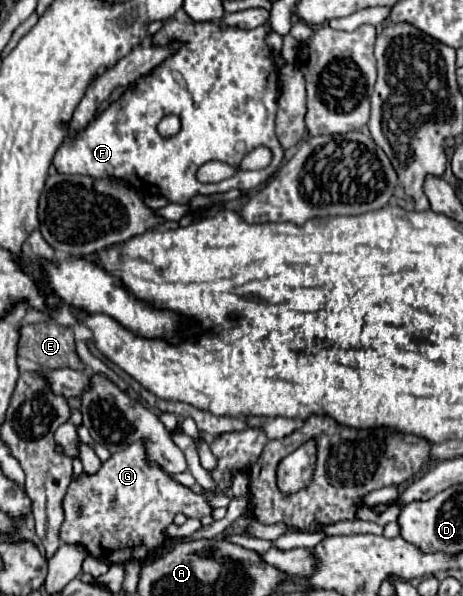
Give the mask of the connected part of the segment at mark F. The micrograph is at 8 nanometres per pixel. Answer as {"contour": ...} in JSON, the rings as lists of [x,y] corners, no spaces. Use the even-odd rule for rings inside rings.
{"contour":[[[170,19],[164,27],[152,37],[154,43],[166,45],[172,39],[184,41],[184,47],[168,57],[162,65],[158,65],[150,75],[140,77],[140,81],[126,91],[116,103],[110,105],[96,121],[92,121],[86,129],[78,133],[76,139],[68,137],[58,153],[54,155],[52,165],[58,173],[80,173],[90,175],[94,179],[114,177],[130,187],[134,187],[142,195],[152,195],[152,187],[156,193],[164,195],[172,203],[190,203],[196,195],[216,195],[226,193],[230,189],[248,191],[252,187],[262,185],[270,179],[270,175],[280,167],[284,151],[274,133],[276,119],[276,99],[278,99],[278,69],[274,63],[274,55],[266,45],[266,37],[272,31],[270,23],[264,23],[256,29],[222,29],[214,23],[178,23]],[[168,113],[176,113],[182,121],[180,133],[174,137],[160,137],[156,125]],[[256,147],[268,147],[272,151],[272,163],[260,171],[238,171],[234,177],[224,179],[222,183],[200,183],[196,179],[196,171],[208,161],[224,161],[228,165],[238,167],[244,155],[248,155]]]}

